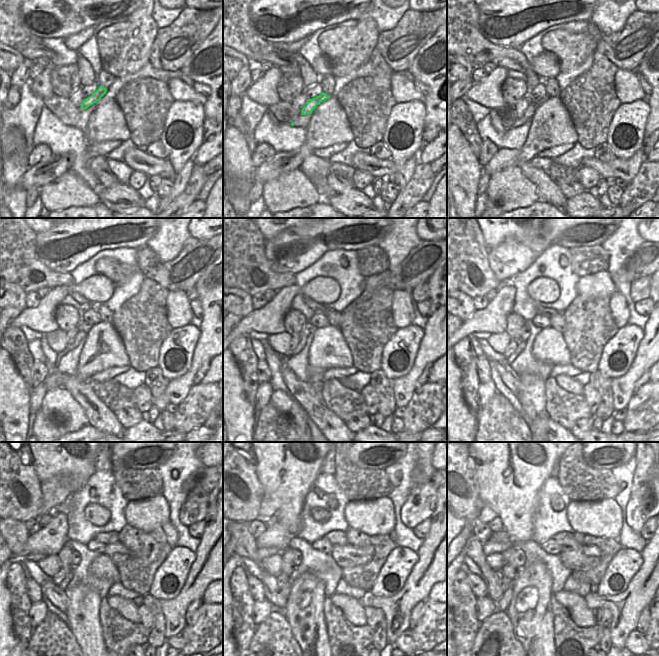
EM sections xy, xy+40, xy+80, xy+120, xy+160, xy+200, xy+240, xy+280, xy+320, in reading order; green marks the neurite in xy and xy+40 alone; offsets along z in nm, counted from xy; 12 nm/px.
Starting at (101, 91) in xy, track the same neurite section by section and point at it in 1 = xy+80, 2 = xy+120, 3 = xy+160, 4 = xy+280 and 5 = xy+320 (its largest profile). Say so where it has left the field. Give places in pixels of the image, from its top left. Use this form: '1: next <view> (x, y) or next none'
1: next xy+80 (529, 112)
2: next xy+120 (81, 335)
3: next xy+160 (301, 344)
4: next xy+280 (285, 591)
5: next xy+320 (504, 602)

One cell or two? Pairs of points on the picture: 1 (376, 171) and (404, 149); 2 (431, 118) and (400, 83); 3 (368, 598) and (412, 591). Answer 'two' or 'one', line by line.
1: two
2: two
3: one

